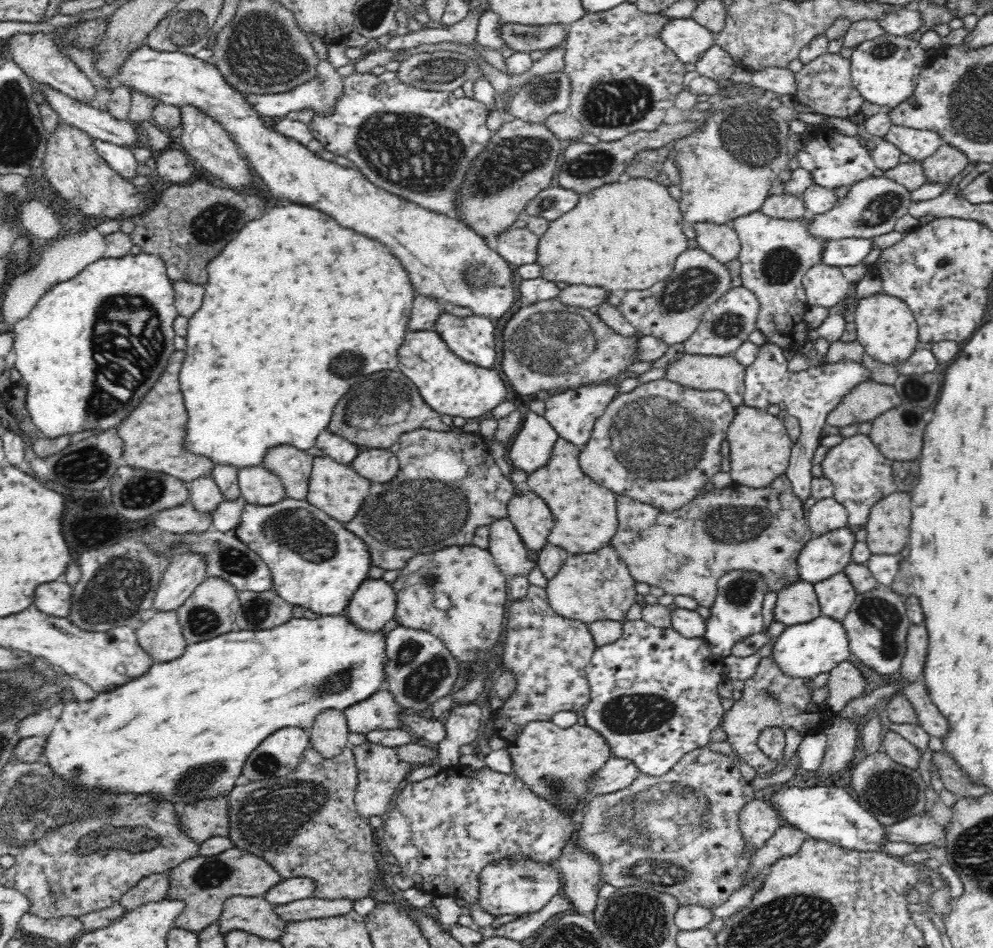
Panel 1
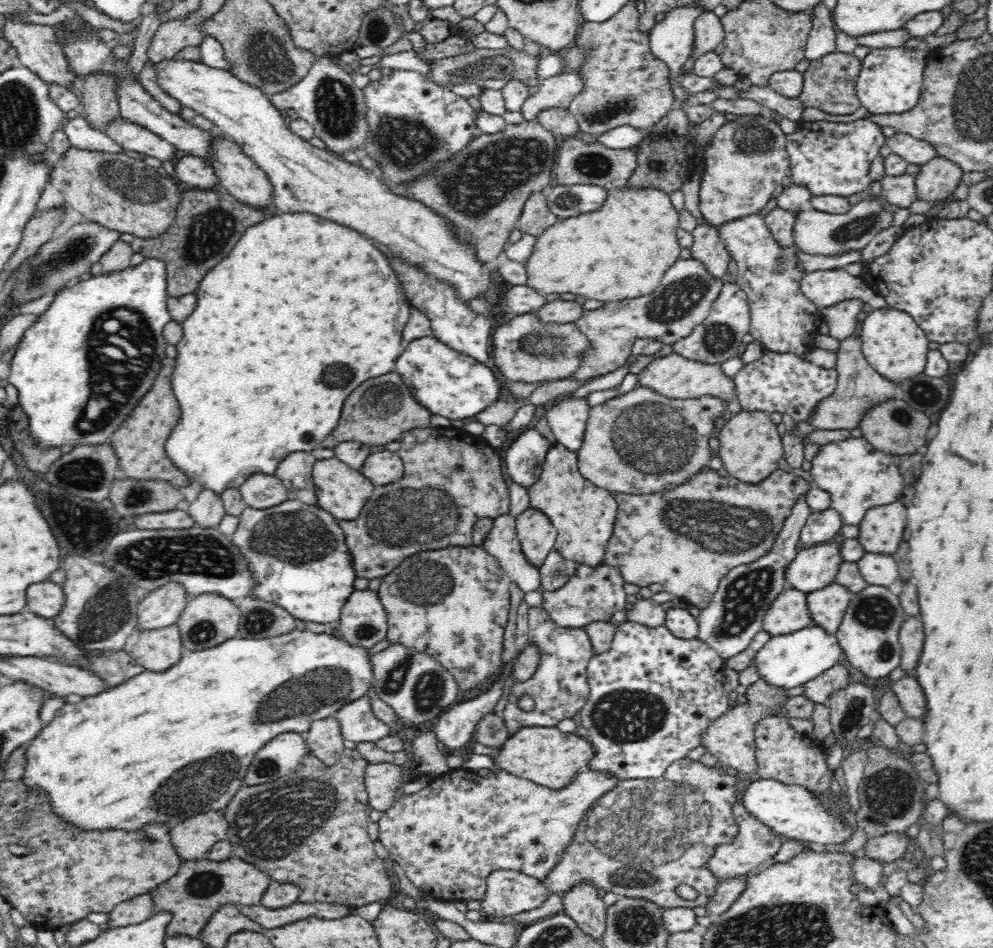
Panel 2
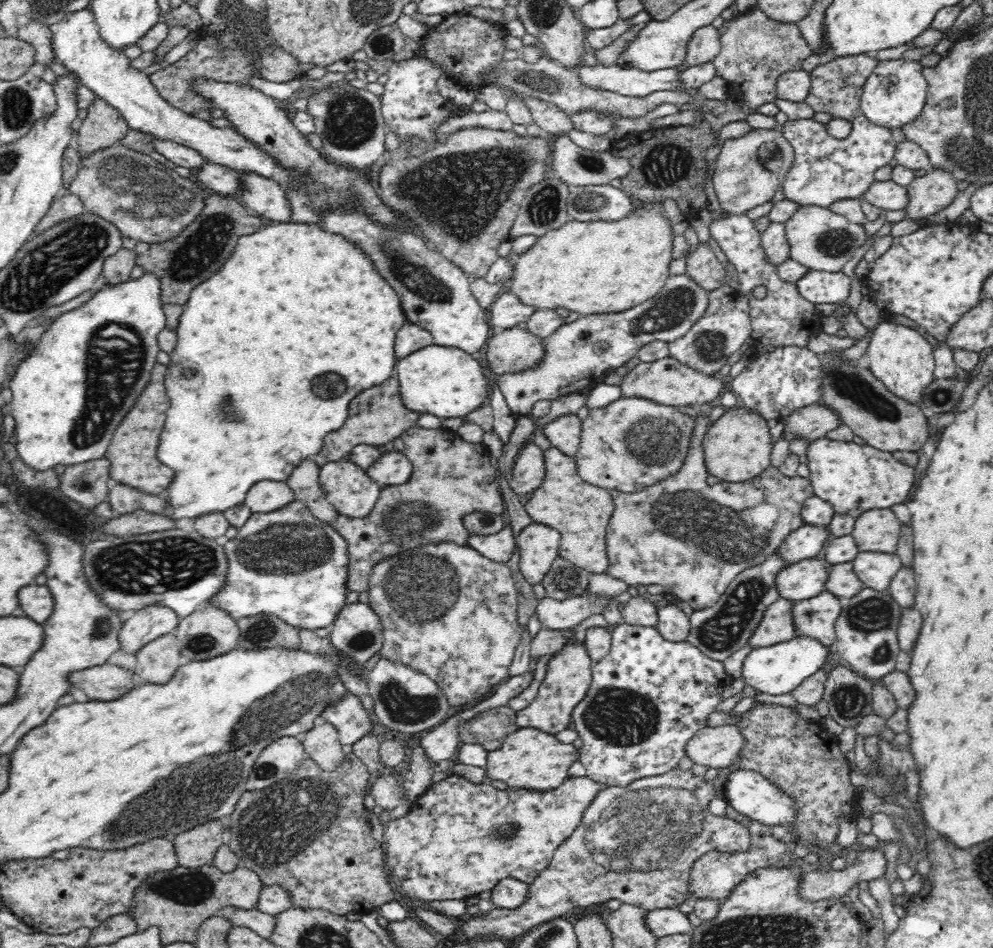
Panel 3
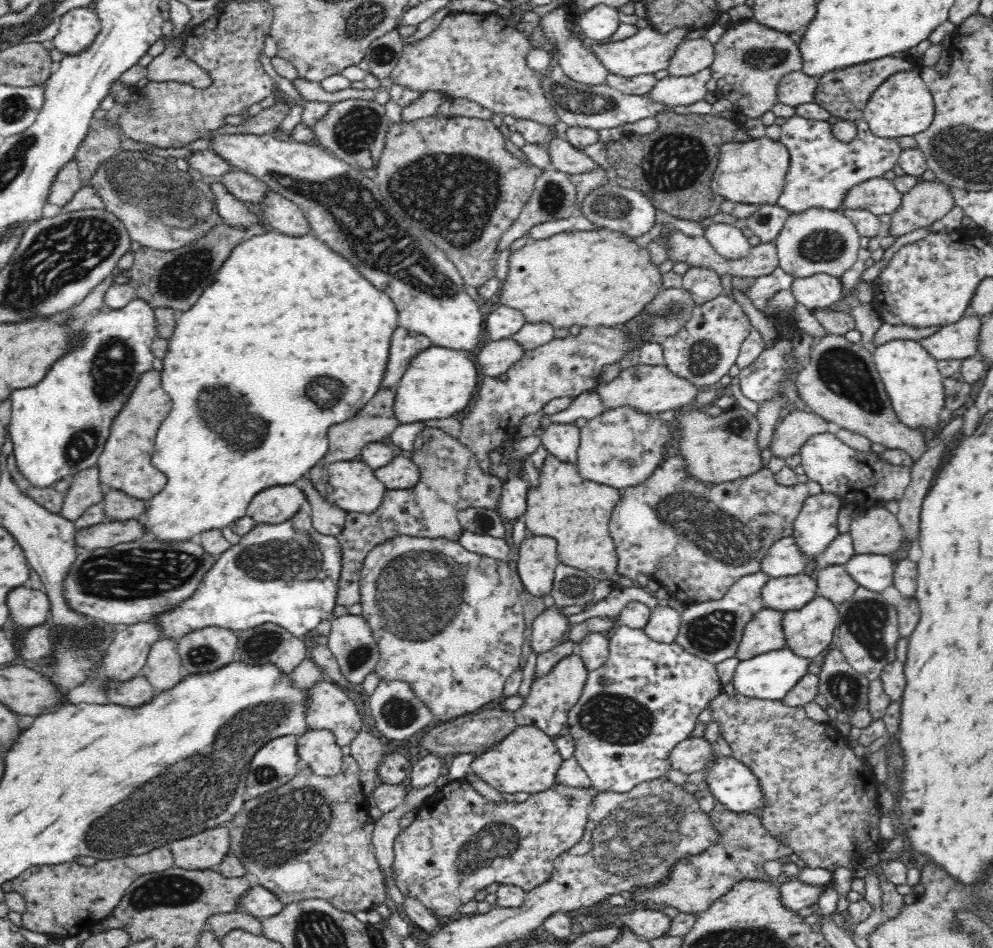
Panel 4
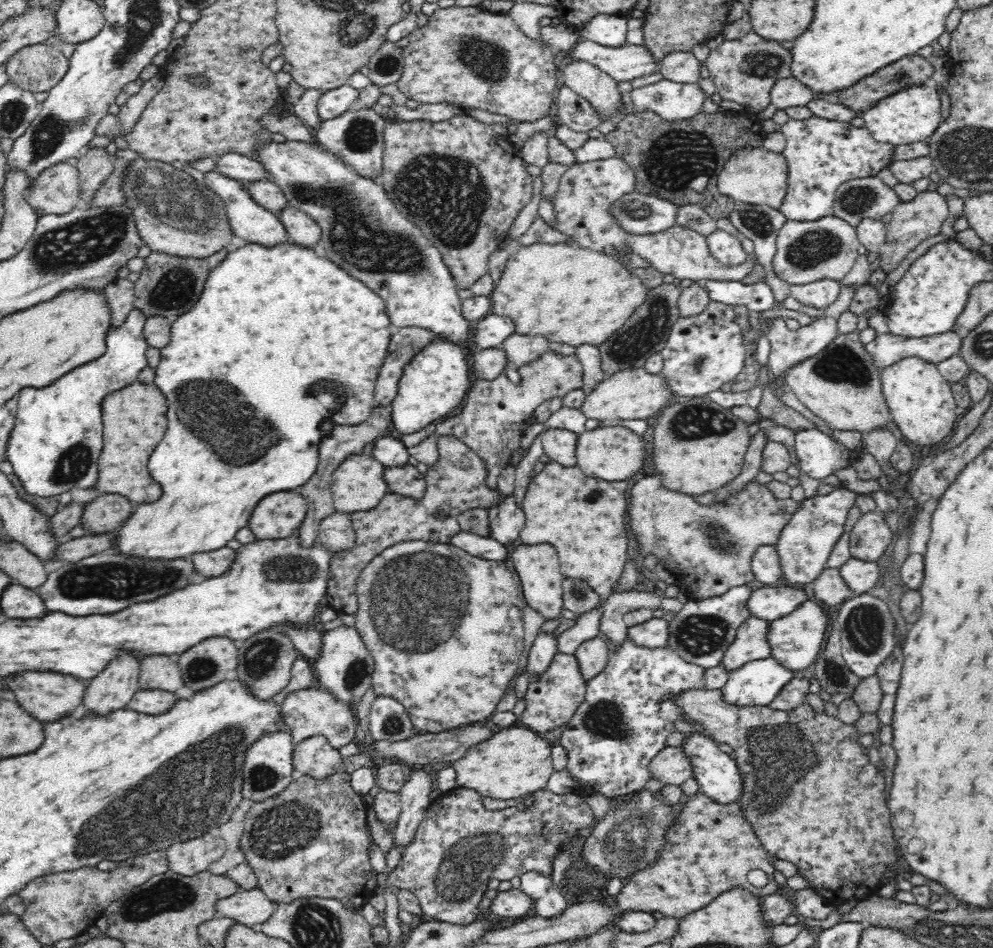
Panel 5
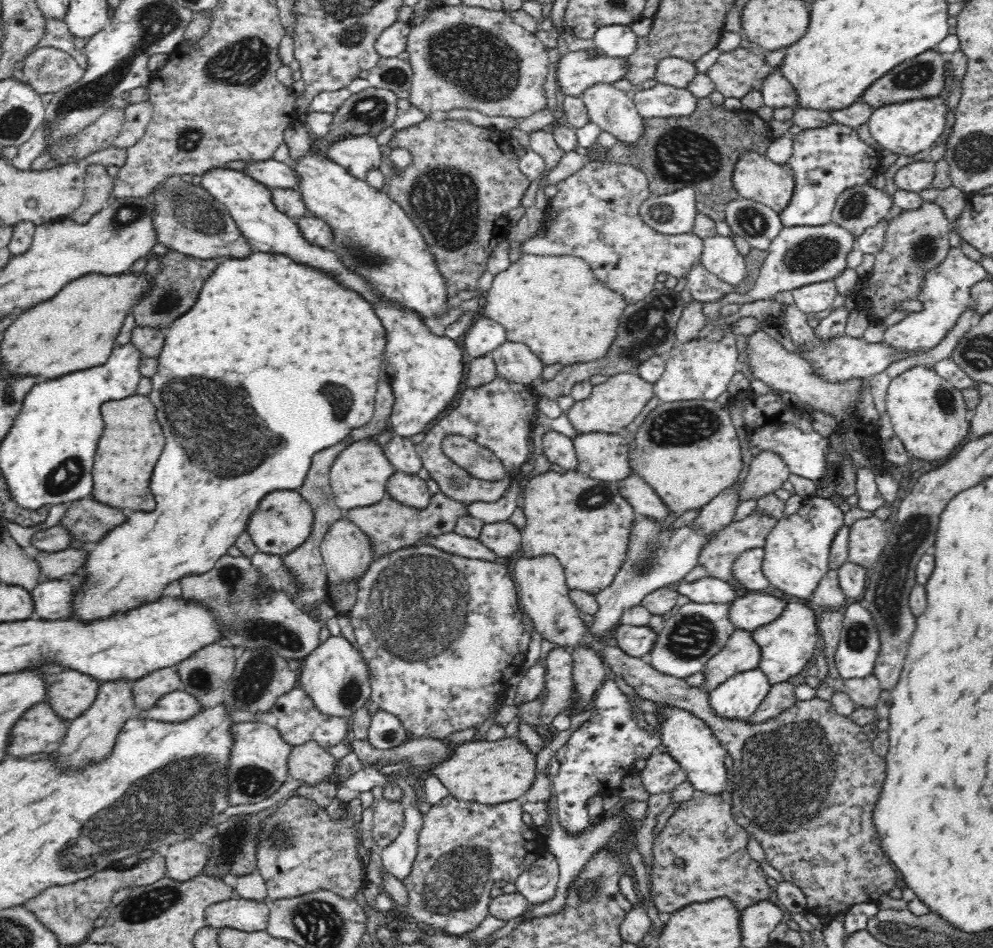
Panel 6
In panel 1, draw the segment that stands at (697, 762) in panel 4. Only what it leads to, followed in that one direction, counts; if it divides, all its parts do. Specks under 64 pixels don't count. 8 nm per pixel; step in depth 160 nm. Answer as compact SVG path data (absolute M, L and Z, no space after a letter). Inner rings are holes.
M763 657L754 677L745 682L743 697L735 701L732 707L720 716L719 727L726 734L726 741L732 748L734 758L749 764L758 774L770 772L776 768L776 761L768 758L758 746L757 740L762 729L768 726L776 726L784 730L796 728L805 735L824 732L823 727L828 726L835 714L830 714L823 704L814 705L810 701L810 694L813 691L806 687L807 682L809 680L785 676L782 669L774 663L774 659ZM764 692L777 694L778 700L768 698Z

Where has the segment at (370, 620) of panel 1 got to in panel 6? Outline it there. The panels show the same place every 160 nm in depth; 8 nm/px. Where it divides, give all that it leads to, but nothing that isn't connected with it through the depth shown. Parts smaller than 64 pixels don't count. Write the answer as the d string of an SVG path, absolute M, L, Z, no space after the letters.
M342 634L330 635L303 659L297 687L310 696L318 711L328 716L346 717L349 720L352 720L354 712L371 698L371 678L366 663L362 661L360 652Z

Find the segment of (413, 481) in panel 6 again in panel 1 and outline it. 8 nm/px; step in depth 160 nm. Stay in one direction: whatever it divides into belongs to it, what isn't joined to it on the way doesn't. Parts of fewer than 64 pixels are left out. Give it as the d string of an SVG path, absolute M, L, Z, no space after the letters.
M362 449L350 466L371 483L385 483L399 473L399 460L390 449Z

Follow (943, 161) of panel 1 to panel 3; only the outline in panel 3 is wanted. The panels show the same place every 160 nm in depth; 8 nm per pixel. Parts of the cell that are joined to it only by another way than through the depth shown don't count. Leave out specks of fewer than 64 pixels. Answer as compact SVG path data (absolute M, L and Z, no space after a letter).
M931 167L926 175L916 177L908 186L906 219L921 221L953 204L957 197L956 179L946 169Z

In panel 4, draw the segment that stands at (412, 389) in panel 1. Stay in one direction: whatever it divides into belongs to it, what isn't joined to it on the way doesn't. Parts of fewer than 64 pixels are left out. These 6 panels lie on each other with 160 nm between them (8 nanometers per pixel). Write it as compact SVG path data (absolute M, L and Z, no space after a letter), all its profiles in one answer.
M396 388L379 390L380 394L371 398L370 402L367 402L365 407L360 409L360 412L356 413L356 416L353 416L350 420L332 425L328 428L328 452L322 460L319 460L319 462L306 473L310 485L312 485L322 497L327 498L328 470L332 463L354 459L361 454L362 448L366 447L367 444L370 444L371 442L387 441L390 434L392 434L394 429L399 425L398 419L396 419L396 415L394 415L393 407L395 389Z

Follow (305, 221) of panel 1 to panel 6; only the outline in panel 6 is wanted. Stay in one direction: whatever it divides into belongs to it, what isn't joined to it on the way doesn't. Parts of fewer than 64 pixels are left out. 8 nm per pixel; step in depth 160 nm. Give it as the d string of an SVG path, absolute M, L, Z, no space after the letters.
M255 251L245 259L236 257L220 259L214 274L206 280L200 292L200 298L192 306L192 310L180 316L178 320L174 320L172 326L166 328L164 333L165 342L157 356L157 371L151 378L152 390L148 396L156 407L156 418L166 436L166 448L156 464L156 470L150 482L150 490L156 500L156 510L128 513L127 519L120 526L107 532L104 538L96 543L94 550L90 552L82 566L85 573L83 584L72 595L73 614L68 620L92 624L100 620L110 620L118 614L128 614L132 610L138 610L140 606L144 606L143 604L153 603L162 598L163 591L173 582L182 580L186 576L202 576L212 571L216 562L227 555L230 546L233 546L235 540L246 531L249 516L268 492L278 488L298 490L310 470L312 456L316 452L343 441L351 430L367 425L374 416L374 394L376 394L380 364L384 360L384 348L386 348L386 332L382 328L382 322L374 314L372 306L366 304L356 292L342 288L332 276L326 276L326 273L318 272L318 269L314 270L312 267L298 264L286 255Z

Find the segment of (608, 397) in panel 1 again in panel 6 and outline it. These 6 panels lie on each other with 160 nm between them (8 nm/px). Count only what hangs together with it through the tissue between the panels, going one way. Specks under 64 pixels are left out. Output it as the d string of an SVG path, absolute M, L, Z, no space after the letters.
M553 430L543 436L543 454L550 464L558 464L566 470L576 470L578 460L573 439Z

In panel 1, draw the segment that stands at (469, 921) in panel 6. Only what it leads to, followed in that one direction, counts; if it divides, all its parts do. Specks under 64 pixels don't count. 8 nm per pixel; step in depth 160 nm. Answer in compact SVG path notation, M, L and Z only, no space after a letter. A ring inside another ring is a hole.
M610 757L588 780L588 795L592 798L618 792L638 778L638 767L628 759ZM458 764L452 768L442 768L436 775L426 778L421 782L408 783L396 798L396 806L388 811L388 820L383 821L381 833L382 840L385 841L386 851L393 854L401 867L401 871L410 878L414 879L417 888L424 892L431 893L434 896L453 896L466 900L468 905L476 904L479 899L479 874L480 871L494 861L503 858L530 859L538 863L550 863L556 865L564 847L570 842L572 834L576 833L579 828L579 822L575 820L578 814L573 814L573 810L565 810L560 806L552 804L549 800L542 798L532 792L532 789L514 772L498 772L488 767L479 770L472 770L465 765Z

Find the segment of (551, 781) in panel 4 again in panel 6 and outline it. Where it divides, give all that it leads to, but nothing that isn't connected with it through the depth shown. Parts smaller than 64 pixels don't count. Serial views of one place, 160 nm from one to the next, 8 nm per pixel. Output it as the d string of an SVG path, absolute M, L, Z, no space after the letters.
M504 737L494 742L473 739L453 746L450 756L438 762L432 774L446 786L453 799L495 805L523 798L536 776L536 755L518 738Z

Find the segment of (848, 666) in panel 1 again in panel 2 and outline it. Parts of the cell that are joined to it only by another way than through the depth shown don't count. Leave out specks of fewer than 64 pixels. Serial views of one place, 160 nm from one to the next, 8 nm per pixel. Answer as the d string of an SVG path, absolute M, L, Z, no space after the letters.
M836 663L832 668L822 672L804 685L802 695L816 704L824 704L834 690L848 685L851 680L853 677L850 676L844 665Z

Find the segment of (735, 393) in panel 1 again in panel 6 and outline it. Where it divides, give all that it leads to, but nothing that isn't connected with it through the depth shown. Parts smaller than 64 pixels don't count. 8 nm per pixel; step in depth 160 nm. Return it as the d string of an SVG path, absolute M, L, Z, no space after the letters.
M616 373L608 380L593 386L592 394L584 400L576 400L563 412L569 419L576 434L588 432L626 433L631 422L641 413L644 406L654 396L653 384L634 373Z

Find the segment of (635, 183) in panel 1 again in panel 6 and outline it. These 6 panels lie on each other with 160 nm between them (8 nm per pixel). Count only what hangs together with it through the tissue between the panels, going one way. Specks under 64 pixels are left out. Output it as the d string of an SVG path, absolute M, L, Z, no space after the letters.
M521 254L518 261L497 274L484 294L479 315L488 317L504 327L507 342L526 344L543 367L561 364L562 367L602 358L614 344L618 320L626 301L620 293L598 283L592 269L584 260L570 256Z

